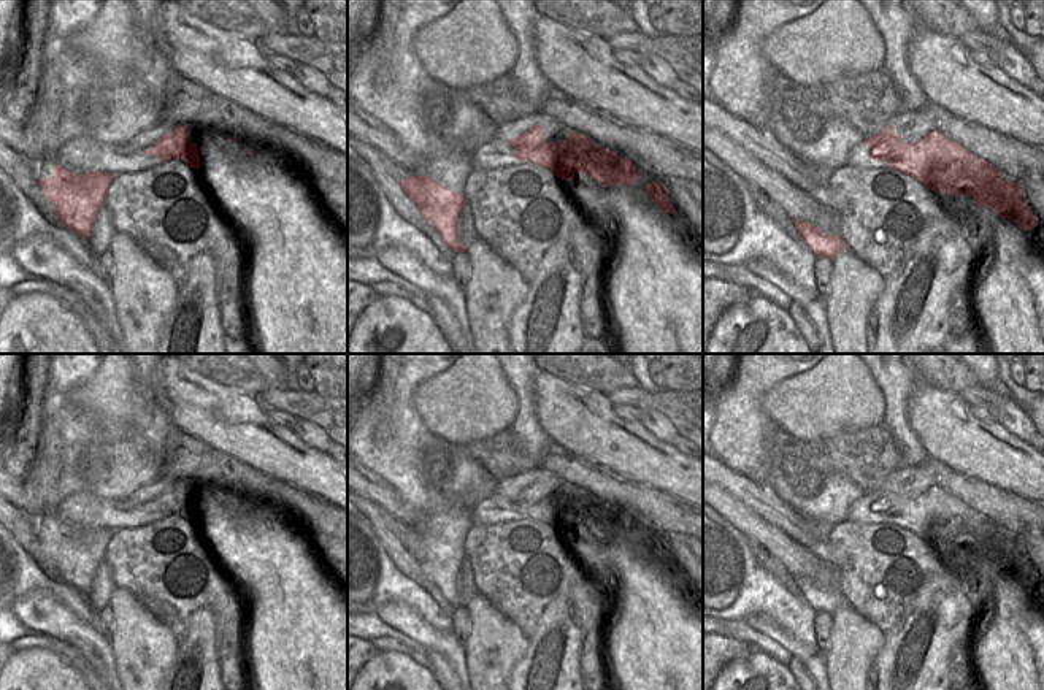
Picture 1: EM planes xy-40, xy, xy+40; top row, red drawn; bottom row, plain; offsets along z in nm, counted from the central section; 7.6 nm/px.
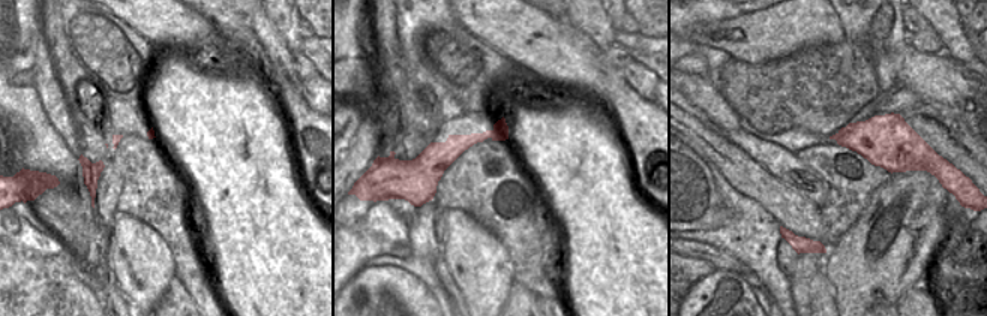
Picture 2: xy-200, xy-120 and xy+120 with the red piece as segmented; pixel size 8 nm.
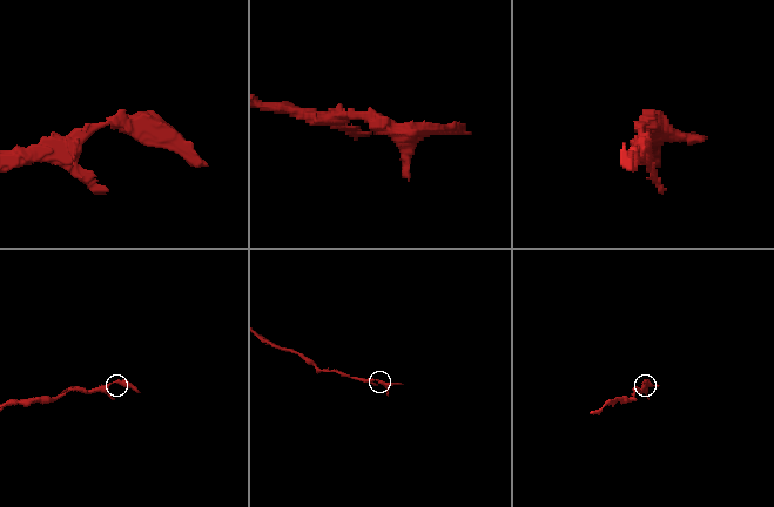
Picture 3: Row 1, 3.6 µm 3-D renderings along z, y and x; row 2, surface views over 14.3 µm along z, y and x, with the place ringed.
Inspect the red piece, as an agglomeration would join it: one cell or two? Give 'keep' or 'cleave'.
cleave

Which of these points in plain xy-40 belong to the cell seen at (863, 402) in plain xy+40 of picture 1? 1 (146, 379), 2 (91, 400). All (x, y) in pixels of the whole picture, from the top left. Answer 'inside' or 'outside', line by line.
1: outside
2: inside

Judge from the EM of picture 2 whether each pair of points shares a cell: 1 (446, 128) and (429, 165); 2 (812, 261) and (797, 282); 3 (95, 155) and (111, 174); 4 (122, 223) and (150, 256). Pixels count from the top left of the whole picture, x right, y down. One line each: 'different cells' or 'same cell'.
1: same cell
2: same cell
3: different cells
4: same cell

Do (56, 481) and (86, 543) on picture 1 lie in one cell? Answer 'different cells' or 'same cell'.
different cells

